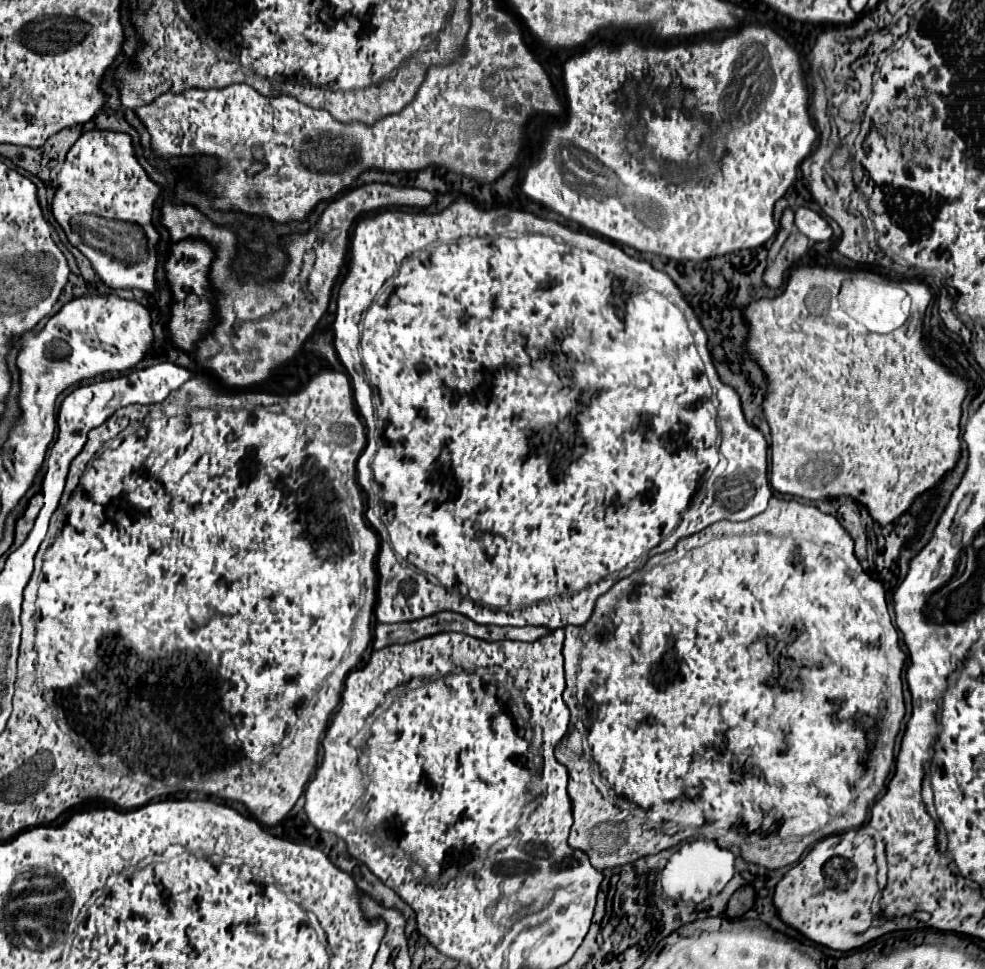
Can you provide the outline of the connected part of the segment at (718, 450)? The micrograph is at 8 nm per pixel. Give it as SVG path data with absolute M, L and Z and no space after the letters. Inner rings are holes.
M459 194L457 200L439 214L405 210L365 214L353 230L349 248L351 256L347 274L339 288L333 332L335 350L353 380L355 402L367 428L367 446L357 461L356 469L357 480L367 494L367 518L381 536L377 566L405 566L405 562L401 562L401 558L405 558L429 578L435 576L437 582L453 596L451 610L469 616L473 622L495 626L549 626L553 630L569 624L583 626L589 622L597 598L617 582L609 578L621 578L627 572L631 574L639 566L637 562L673 530L675 532L653 552L661 552L661 548L671 550L681 538L701 532L717 520L749 520L763 512L773 496L767 478L769 444L763 432L747 422L737 390L719 380L708 347L708 336L699 317L665 272L655 270L649 262L625 256L617 244L623 245L592 232L579 233L567 225L526 210L509 206L483 210L465 194ZM629 270L639 272L640 282ZM642 281L653 290L645 290ZM373 358L387 358L385 362L389 362L389 366L381 366ZM707 481L713 488L706 488Z

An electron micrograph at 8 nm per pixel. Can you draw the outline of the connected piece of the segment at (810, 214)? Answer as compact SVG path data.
M809 208L795 210L795 226L797 230L809 238L809 242L825 242L833 236L833 228L829 222Z

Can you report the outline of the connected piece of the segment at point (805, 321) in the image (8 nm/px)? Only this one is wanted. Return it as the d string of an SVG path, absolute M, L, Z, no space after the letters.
M799 266L797 270L793 270L791 276L787 278L787 286L781 296L777 296L773 300L761 298L743 310L743 318L749 324L749 338L747 338L745 352L749 358L753 358L765 370L765 374L769 378L769 390L765 394L763 410L769 420L771 438L773 438L771 440L771 486L781 494L801 496L801 498L809 498L809 500L851 496L869 508L869 514L875 522L885 526L885 524L893 522L897 516L901 516L919 494L937 486L941 482L941 478L945 476L945 472L955 466L955 462L959 458L959 450L961 450L959 420L961 420L961 404L963 404L963 398L967 396L967 384L957 374L949 372L939 362L935 362L931 358L931 348L923 340L921 324L923 324L927 304L933 298L931 290L923 282L907 282L907 294L913 298L909 320L903 326L899 326L899 330L893 330L889 334L875 334L875 332L869 332L865 326L859 326L859 322L855 322L841 310L841 306L837 302L837 292L839 292L841 282L847 278L849 278L849 272L841 268Z

